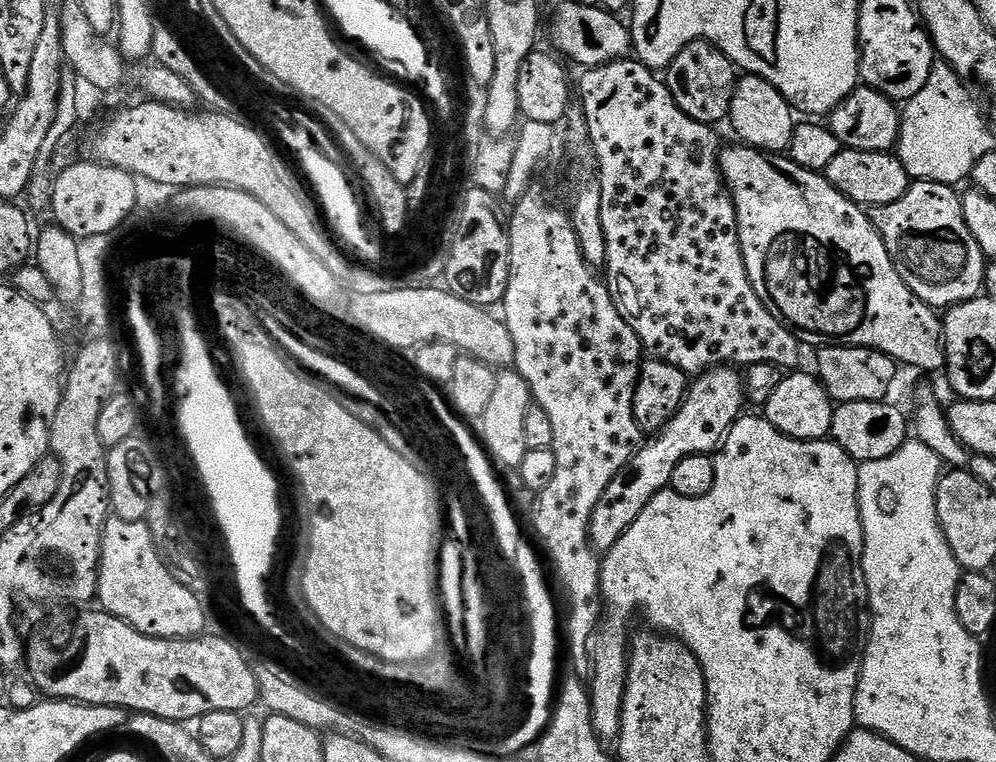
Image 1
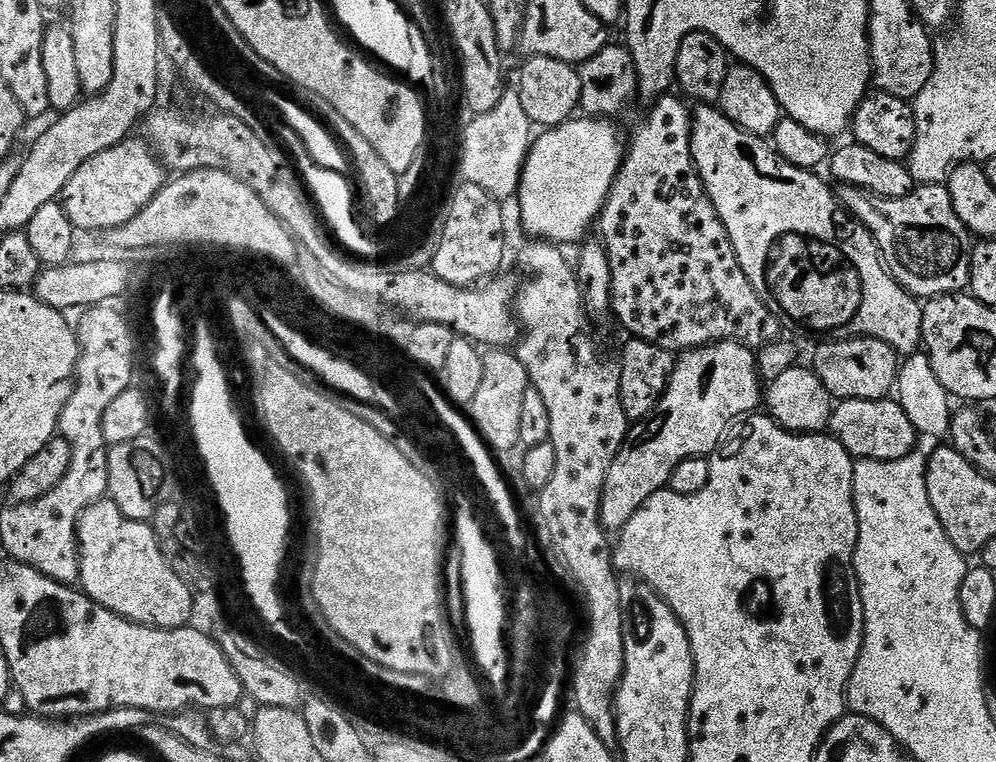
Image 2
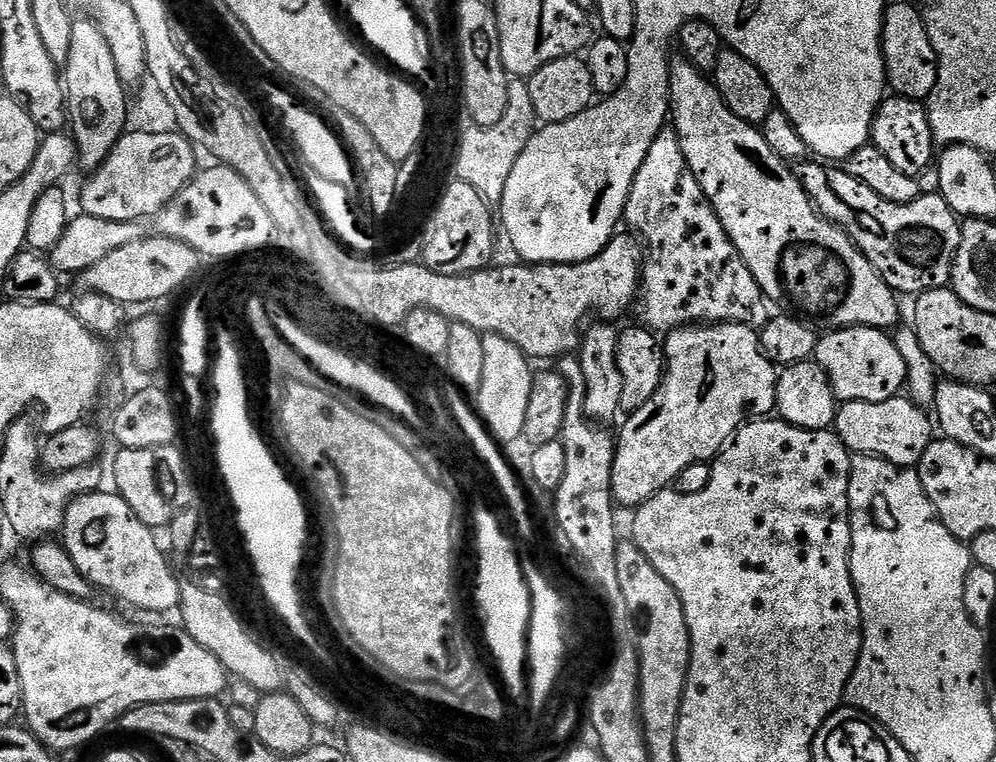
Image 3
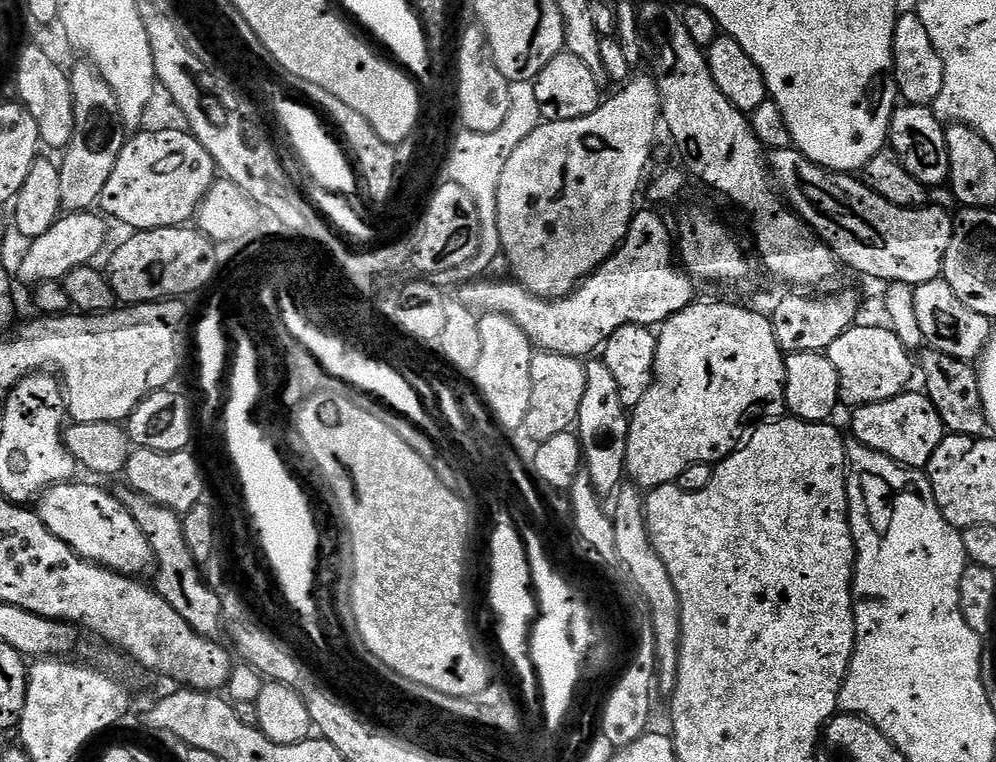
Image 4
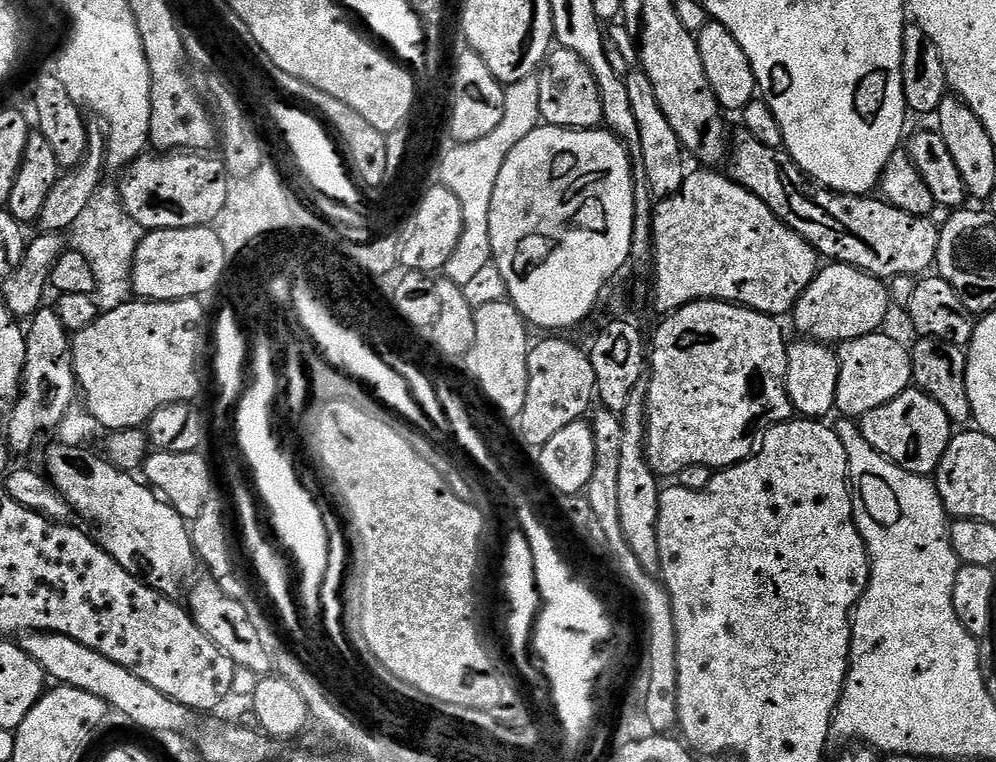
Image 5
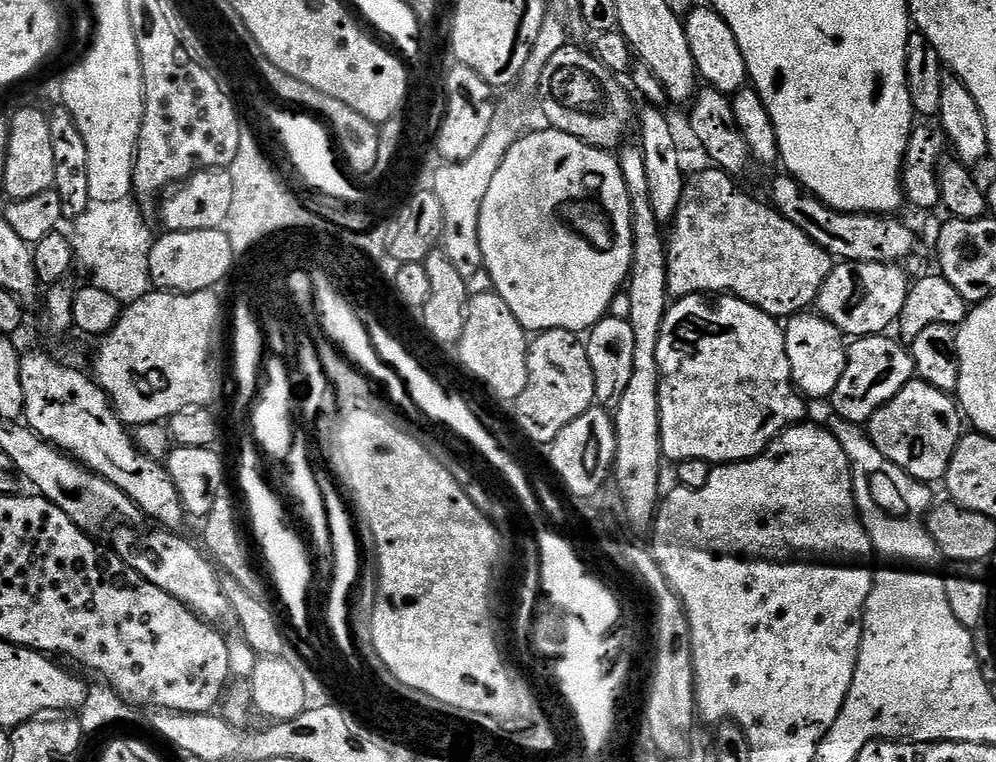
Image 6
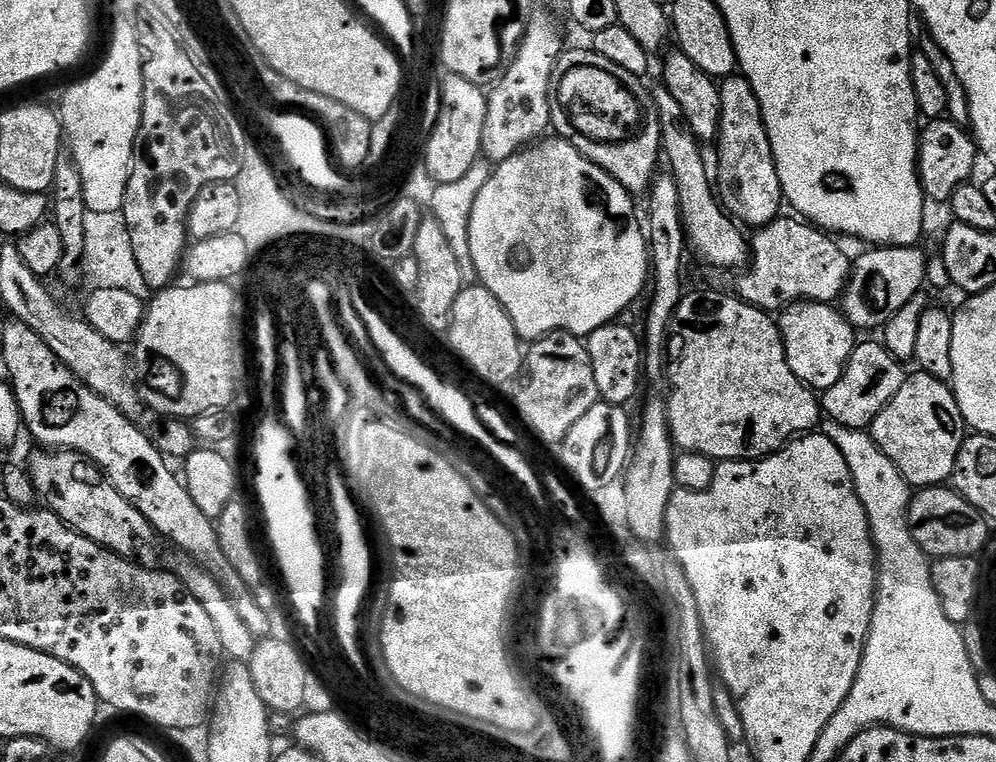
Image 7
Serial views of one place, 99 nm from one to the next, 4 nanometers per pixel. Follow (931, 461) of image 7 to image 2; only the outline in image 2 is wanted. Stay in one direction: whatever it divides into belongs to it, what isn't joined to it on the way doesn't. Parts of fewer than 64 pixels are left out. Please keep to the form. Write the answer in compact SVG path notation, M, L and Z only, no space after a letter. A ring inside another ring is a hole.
M895 399L883 400L842 400L833 407L832 422L830 425L831 435L840 441L840 445L846 449L853 458L862 460L897 460L908 456L917 447L918 433L906 411Z

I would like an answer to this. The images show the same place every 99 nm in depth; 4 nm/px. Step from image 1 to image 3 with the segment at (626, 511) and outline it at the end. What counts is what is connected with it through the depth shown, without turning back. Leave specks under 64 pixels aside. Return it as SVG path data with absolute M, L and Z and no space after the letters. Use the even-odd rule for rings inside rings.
M745 324L689 326L667 333L664 377L650 402L627 417L615 437L616 457L612 471L612 499L621 509L635 510L654 494L675 485L686 466L711 462L724 451L749 418L768 418L776 412L778 368L760 345L760 333Z

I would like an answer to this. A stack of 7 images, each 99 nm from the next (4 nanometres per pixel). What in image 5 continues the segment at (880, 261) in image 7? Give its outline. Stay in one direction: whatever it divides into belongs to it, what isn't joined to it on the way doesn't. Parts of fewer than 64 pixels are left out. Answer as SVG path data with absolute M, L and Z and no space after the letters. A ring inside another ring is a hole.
M828 262L798 298L796 307L790 313L790 320L796 323L801 337L829 346L839 346L846 340L881 331L885 327L883 324L888 316L888 306L890 307L889 285L881 277L872 276L849 264Z

